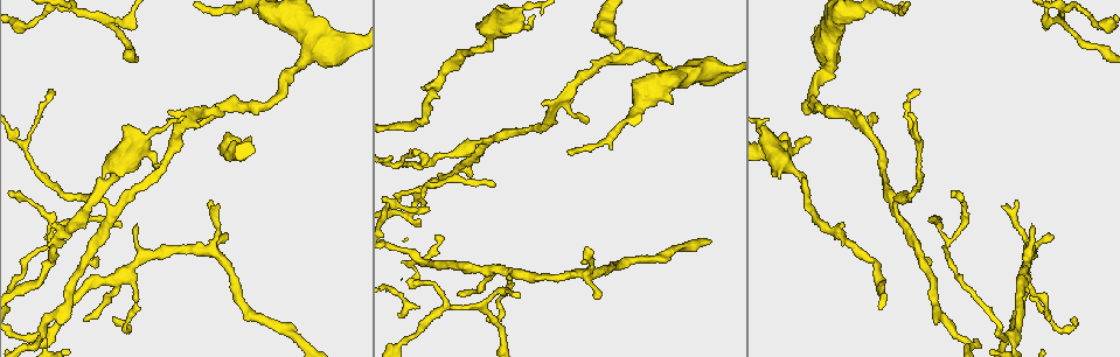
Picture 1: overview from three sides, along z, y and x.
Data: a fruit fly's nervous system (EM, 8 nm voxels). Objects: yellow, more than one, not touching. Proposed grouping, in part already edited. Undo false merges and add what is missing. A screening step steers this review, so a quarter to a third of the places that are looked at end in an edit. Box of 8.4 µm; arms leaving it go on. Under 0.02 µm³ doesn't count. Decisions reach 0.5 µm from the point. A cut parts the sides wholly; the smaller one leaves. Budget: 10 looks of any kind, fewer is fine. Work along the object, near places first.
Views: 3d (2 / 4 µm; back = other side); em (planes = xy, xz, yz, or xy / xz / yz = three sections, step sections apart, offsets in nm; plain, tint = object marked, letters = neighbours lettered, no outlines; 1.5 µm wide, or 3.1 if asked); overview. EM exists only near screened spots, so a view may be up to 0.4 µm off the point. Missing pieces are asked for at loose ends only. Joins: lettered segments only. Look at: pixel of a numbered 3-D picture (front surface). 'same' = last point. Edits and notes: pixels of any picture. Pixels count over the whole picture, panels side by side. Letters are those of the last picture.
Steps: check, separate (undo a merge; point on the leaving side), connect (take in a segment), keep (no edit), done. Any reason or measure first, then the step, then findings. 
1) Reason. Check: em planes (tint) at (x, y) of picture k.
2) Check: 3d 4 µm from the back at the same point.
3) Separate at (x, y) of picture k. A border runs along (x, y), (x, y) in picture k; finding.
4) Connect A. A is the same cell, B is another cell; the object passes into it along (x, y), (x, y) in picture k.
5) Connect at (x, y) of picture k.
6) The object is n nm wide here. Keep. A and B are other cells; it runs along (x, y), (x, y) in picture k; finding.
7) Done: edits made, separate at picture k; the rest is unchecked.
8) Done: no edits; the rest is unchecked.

Thin end. Check: 3d 4 µm at (1015, 199) of picture 1.

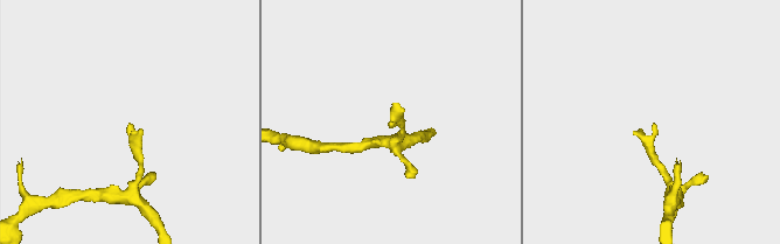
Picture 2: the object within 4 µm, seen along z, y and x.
Need the tissue. Check: em planes (letters) at (132, 124) of picture 2.

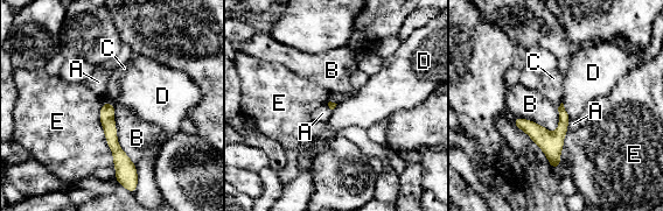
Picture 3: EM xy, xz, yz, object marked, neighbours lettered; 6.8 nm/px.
Keep. A, B, C, D and E are other cells; a border runs along (105, 99), (114, 106) in picture 3; none of them fits.

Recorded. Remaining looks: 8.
An open end. Check: 3d 2 µm at (251, 137) of picture 1.

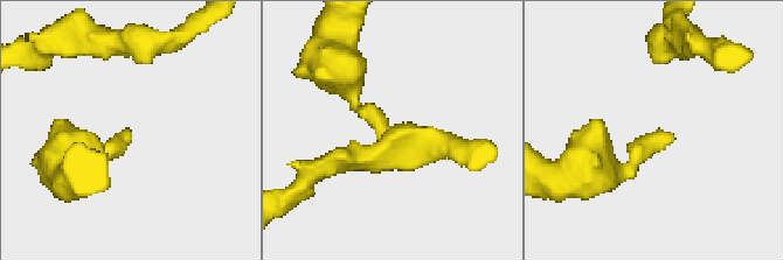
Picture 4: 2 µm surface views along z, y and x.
Need the tissue. Check: em planes (letters) at (128, 138) of picture 4.

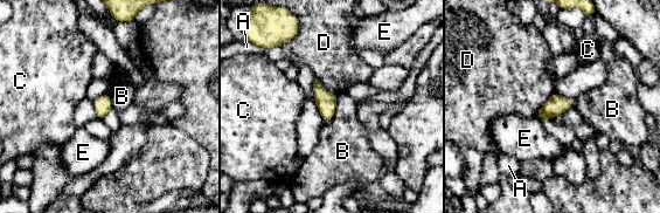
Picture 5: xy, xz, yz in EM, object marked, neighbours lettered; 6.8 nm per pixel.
Keep. A, B, C, D and E are other cells; a border runs along (338, 95), (334, 116), (326, 122) in picture 5; no lettered segment goes on from it.

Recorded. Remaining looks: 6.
Thin end. Check: 3d 2 µm at (421, 164) of picture 1.

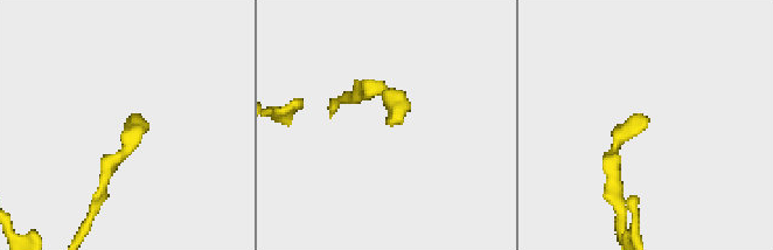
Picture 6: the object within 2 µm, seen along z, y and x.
Shape alone is not enough. Check: em planes (letters) at (649, 118) of picture 6.

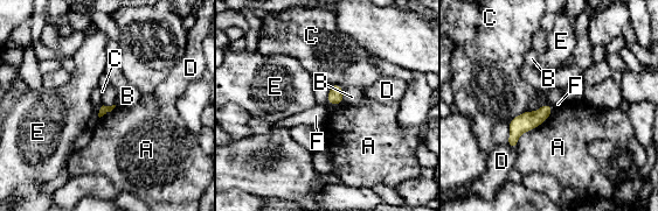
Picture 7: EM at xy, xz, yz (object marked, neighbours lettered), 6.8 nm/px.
The object is 60 nm wide here. Keep. A, B, C, D, E and F are other cells; it runs along (548, 108), (528, 120), (511, 142) in picture 7; no lettered segment goes on from it.

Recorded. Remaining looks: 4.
Check: 3d 2 µm at (159, 164) of picture 1.

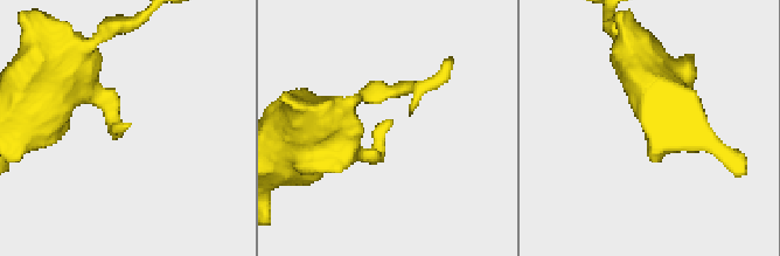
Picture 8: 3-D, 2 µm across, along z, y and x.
Check: em yz step 4 (letters) at (127, 125) of picture 8.

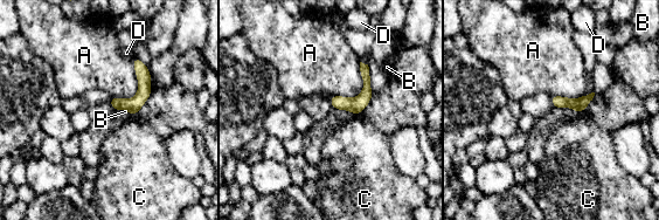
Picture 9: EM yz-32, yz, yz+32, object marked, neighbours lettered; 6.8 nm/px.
The object is 80 nm wide here. Keep. A, B, C and D are other cells; a border runs along (132, 60), (137, 93), (111, 97) in picture 9; no lettered segment goes on from it.

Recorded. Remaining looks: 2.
Done: no edits; the rest is unchecked.

